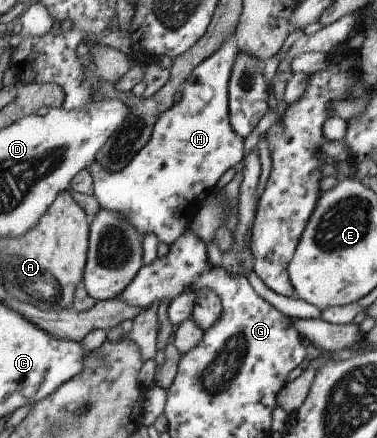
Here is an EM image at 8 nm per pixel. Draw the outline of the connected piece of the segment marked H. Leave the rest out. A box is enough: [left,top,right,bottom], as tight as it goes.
[87,37,244,246]

